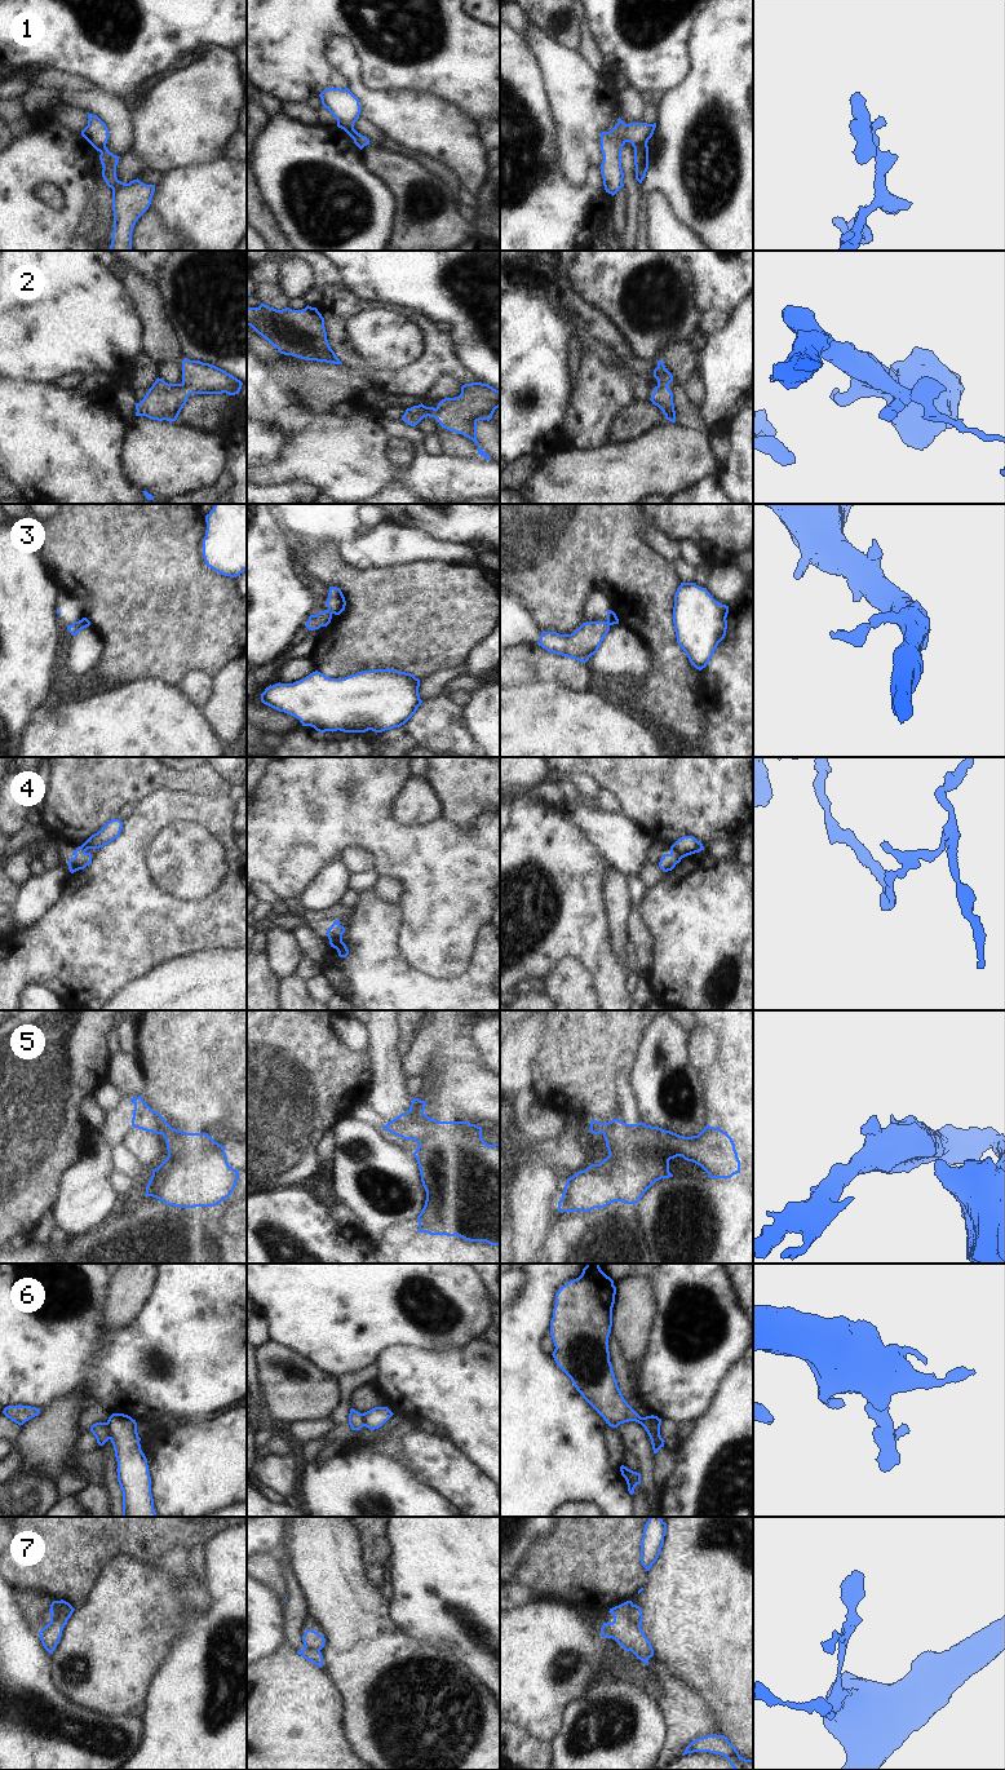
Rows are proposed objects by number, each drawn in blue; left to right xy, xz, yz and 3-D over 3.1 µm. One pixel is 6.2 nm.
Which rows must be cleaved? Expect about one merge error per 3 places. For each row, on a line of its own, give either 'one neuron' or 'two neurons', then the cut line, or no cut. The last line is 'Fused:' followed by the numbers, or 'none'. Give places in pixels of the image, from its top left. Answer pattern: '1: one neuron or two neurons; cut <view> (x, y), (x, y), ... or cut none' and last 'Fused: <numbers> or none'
1: two neurons; cut yz (646, 144), (638, 144), (634, 147)
2: one neuron; cut none
3: two neurons; cut xz (328, 609), (332, 613)
4: two neurons; cut xz (330, 928), (341, 936)
5: one neuron; cut none
6: two neurons; cut xy (105, 1423), (110, 1438)
7: two neurons; cut yz (632, 1605), (631, 1618), (640, 1625)
Fused: 1, 3, 4, 6, 7

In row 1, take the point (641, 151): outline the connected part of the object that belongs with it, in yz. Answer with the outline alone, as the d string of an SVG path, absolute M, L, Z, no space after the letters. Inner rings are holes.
M637 145L634 147L636 180L642 183L648 169L648 146Z

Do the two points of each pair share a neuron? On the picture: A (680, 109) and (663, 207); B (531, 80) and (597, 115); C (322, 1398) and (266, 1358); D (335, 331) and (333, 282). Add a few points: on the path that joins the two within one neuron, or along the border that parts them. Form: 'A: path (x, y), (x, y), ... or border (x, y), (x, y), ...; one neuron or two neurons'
A: border (647, 195), (660, 193), (681, 222); two neurons
B: border (536, 60), (553, 118); two neurons
C: path (308, 1393), (301, 1392), (280, 1371); one neuron
D: path (335, 319), (335, 293); one neuron

